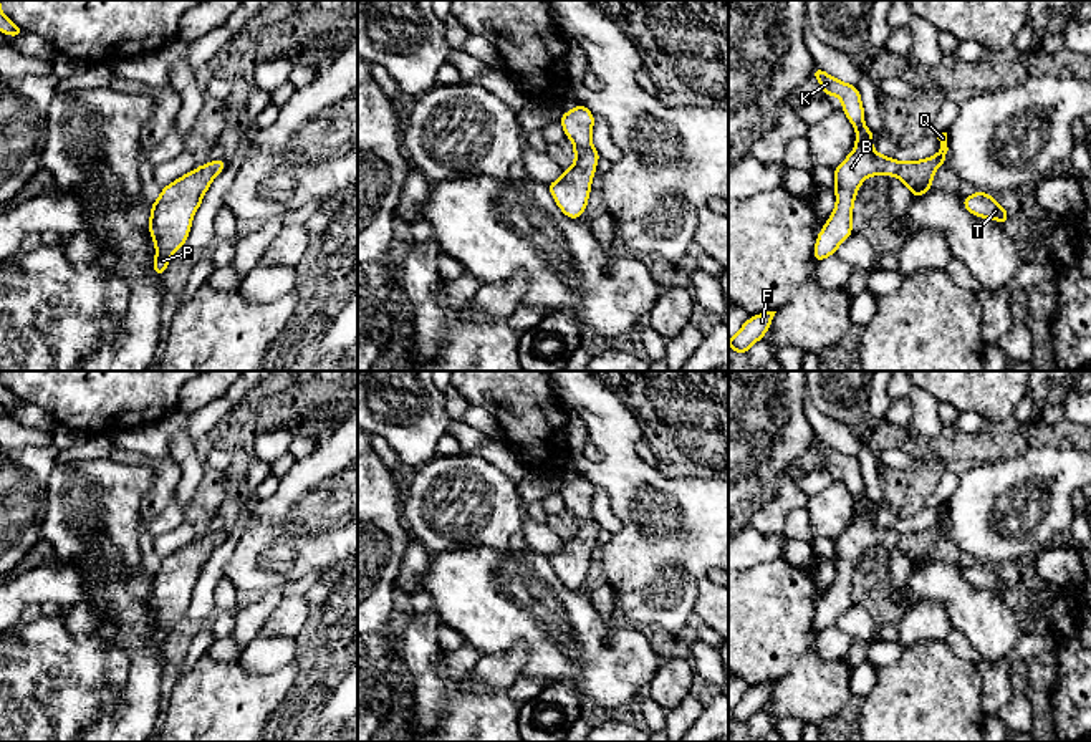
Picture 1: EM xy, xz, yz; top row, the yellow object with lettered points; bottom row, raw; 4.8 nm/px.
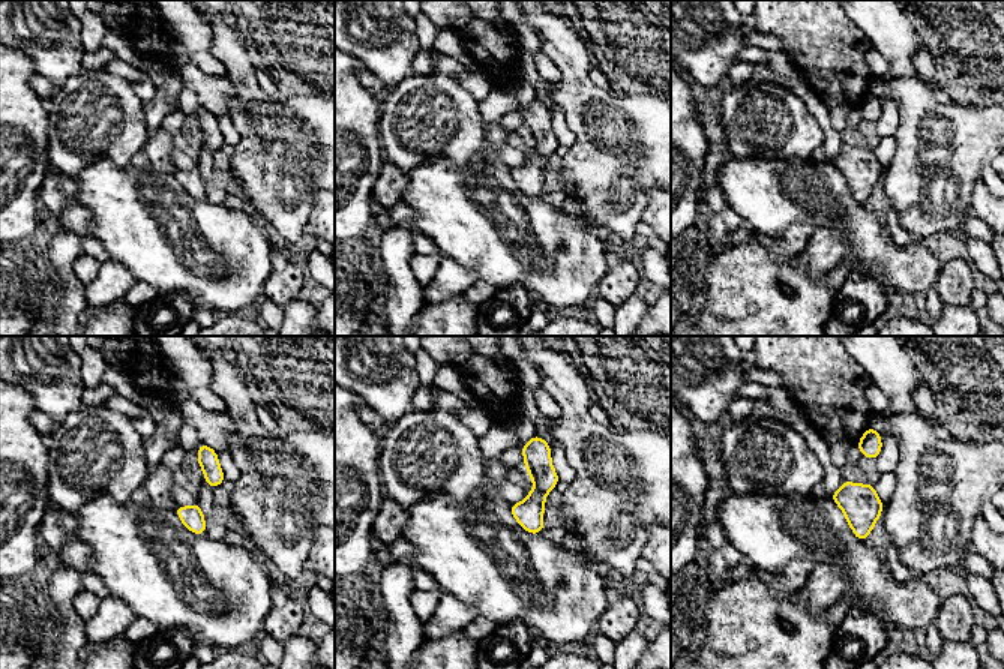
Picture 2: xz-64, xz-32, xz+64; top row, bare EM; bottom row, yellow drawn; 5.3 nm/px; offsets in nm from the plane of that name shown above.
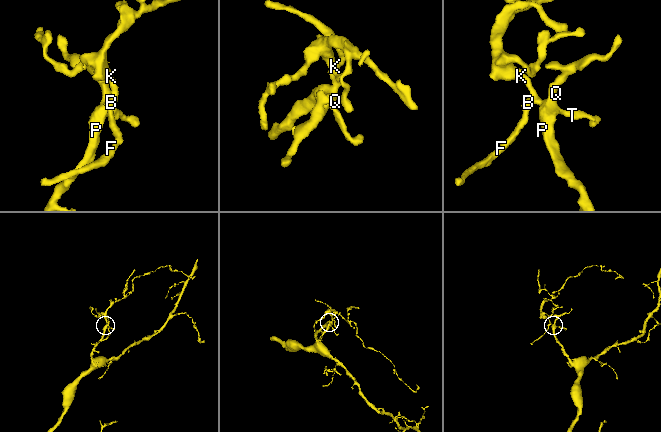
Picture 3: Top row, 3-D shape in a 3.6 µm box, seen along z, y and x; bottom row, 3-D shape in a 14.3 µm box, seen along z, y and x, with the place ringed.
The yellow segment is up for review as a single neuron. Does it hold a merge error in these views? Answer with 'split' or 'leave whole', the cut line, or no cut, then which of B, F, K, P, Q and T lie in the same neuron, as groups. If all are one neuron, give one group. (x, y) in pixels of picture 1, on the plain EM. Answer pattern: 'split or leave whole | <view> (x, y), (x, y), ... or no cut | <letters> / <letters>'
leave whole | no cut | B F K P Q T

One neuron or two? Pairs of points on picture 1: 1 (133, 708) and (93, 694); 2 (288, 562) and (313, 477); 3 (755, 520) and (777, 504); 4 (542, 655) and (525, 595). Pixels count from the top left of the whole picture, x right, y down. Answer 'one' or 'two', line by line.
1: two
2: one
3: one
4: one

